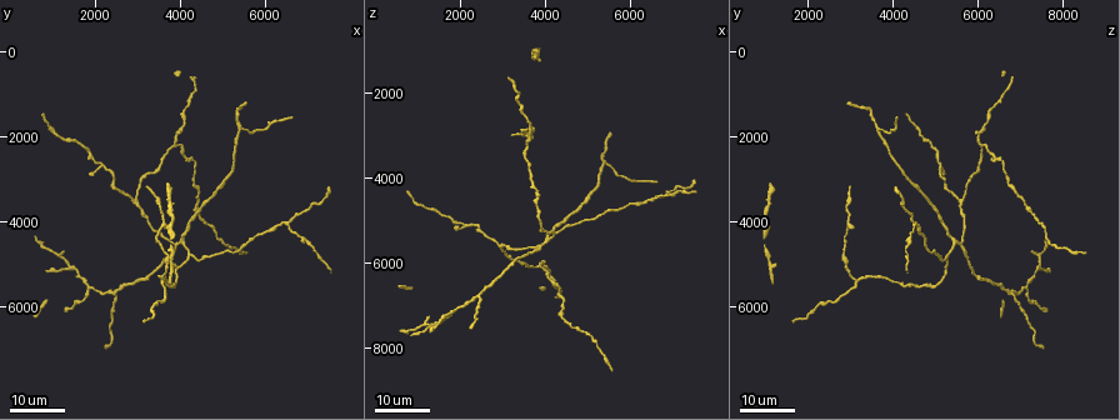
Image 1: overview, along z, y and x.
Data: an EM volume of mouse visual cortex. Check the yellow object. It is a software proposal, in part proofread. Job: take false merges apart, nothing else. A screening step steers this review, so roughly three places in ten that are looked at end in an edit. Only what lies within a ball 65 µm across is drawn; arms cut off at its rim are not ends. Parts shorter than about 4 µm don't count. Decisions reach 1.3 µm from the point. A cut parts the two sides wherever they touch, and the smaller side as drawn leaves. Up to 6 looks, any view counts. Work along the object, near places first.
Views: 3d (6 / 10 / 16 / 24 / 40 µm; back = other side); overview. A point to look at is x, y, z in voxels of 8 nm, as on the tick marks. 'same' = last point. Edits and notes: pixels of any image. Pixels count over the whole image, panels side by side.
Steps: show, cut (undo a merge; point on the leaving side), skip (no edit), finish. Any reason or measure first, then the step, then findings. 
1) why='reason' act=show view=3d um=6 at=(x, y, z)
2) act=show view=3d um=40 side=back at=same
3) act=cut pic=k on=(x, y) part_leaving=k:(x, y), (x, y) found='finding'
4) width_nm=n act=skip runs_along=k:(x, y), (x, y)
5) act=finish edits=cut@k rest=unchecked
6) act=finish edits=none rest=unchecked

why='three-way junction' act=show view=3d um=24 at=(2350, 5700, 6750)

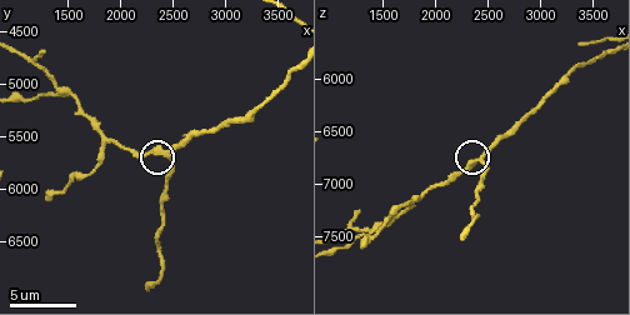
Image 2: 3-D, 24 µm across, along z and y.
why='zoom in' act=show view=3d um=10 at=(2420, 5660, 6760)

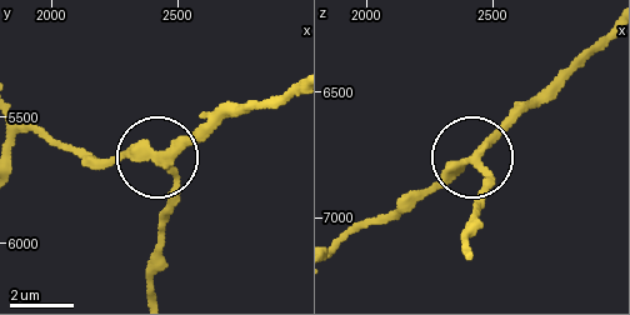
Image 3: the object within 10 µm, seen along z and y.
act=skip runs_along=3:(605, 35), (476, 149), (476, 165), (493, 180), (485, 203) found='one cell here'

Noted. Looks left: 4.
why='arms part here' act=show view=3d um=16 at=(1850, 5550, 7150)

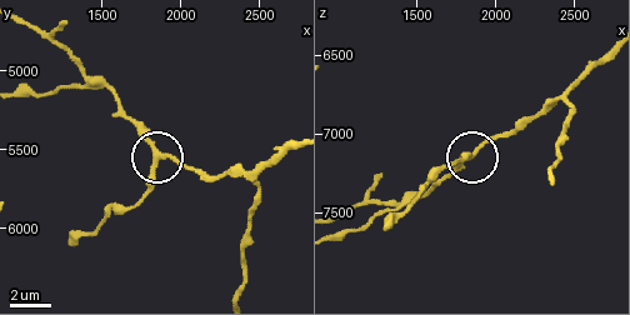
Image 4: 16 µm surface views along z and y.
act=show view=3d um=10 at=same

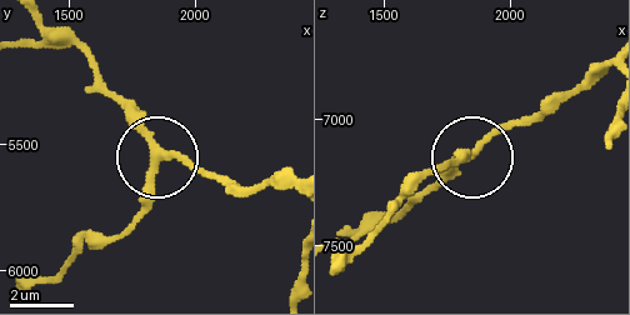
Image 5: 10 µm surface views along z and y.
act=skip runs_along=5:(604, 61), (475, 155), (451, 163) found='all the same cell'

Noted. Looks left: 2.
why='thick turns thin' act=show view=3d um=6 at=(2780, 5440, 6440)

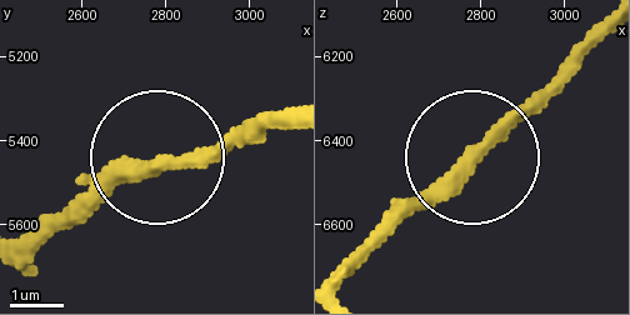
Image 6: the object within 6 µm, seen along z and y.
act=show view=3d um=6 side=back at=(2795, 5455, 6415)

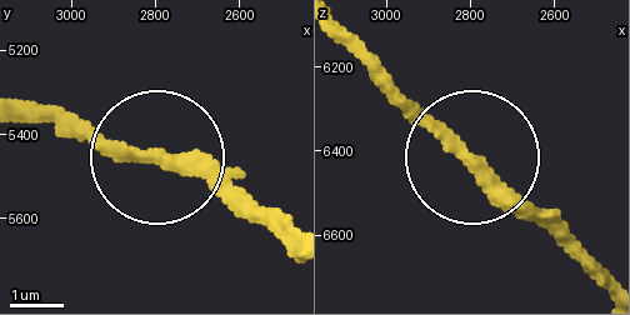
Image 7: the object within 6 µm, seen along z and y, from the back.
width_nm=250 act=skip found='one cell here'

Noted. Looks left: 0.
act=finish edits=none rest=unchecked

